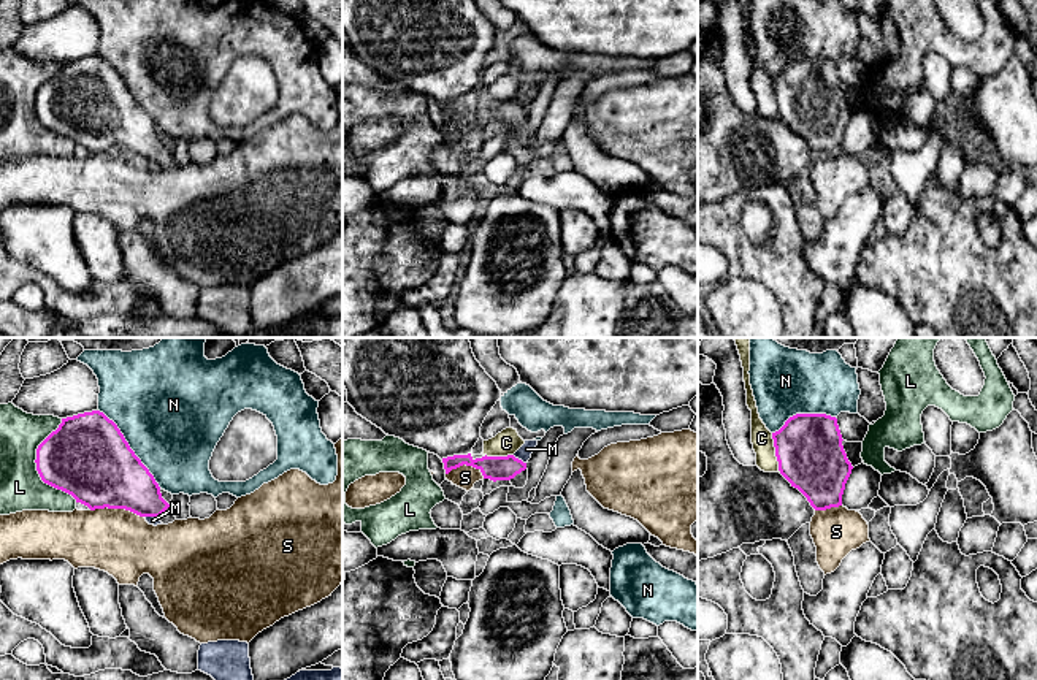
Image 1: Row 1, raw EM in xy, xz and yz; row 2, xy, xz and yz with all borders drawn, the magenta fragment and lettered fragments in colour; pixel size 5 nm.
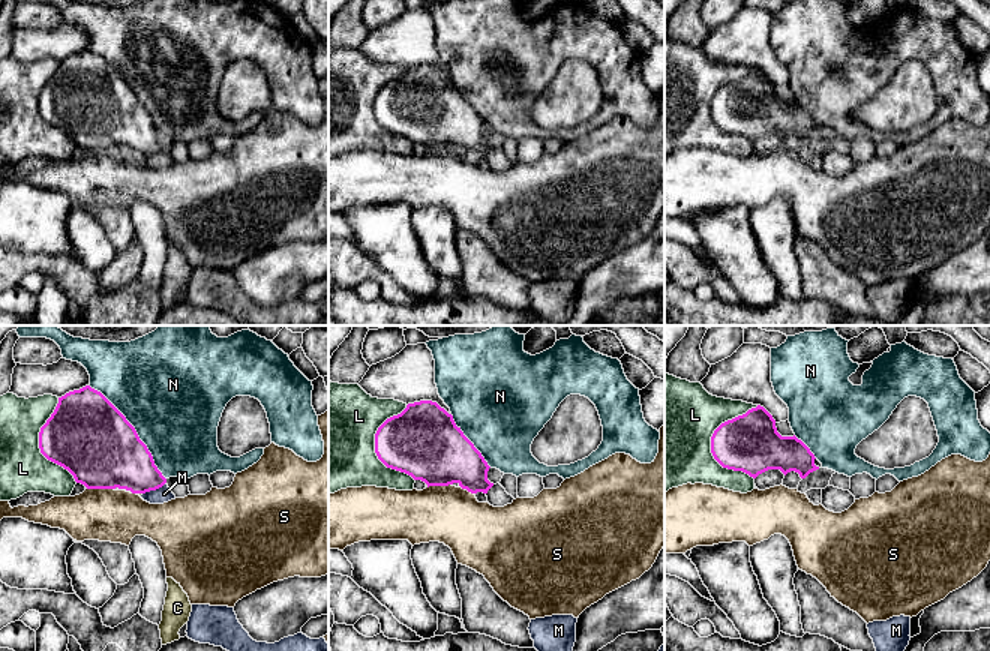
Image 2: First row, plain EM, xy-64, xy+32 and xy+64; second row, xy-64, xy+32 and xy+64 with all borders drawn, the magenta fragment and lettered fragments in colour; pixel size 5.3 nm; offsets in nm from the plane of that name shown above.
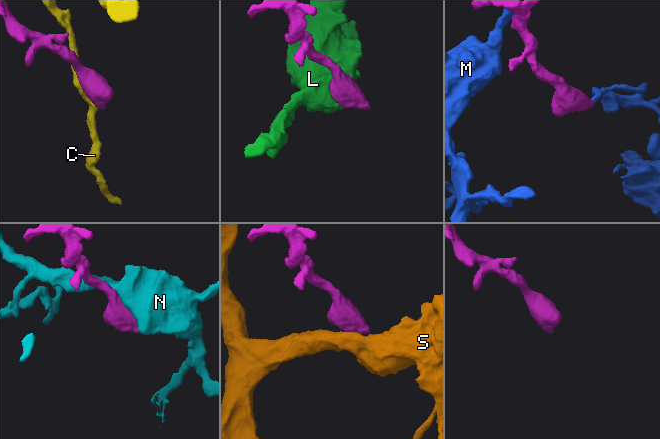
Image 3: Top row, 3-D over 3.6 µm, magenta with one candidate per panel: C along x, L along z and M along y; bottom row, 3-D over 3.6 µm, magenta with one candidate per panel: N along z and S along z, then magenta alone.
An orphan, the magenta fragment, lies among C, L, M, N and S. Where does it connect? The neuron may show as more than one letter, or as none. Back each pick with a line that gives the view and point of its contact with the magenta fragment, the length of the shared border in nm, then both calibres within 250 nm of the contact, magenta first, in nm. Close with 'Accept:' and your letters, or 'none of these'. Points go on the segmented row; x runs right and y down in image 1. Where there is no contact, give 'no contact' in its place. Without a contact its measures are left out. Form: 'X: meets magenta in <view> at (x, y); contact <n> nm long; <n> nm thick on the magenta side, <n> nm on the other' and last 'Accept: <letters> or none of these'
Accept: none of these

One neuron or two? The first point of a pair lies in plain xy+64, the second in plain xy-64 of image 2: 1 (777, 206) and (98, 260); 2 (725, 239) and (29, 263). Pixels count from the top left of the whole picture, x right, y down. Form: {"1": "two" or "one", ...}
{"1": "one", "2": "two"}

